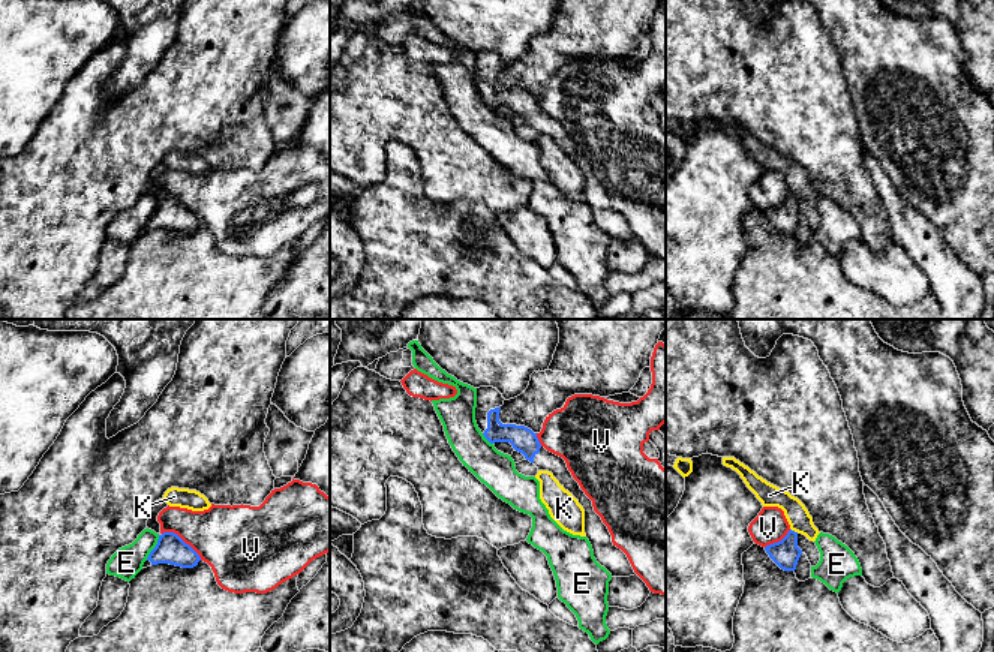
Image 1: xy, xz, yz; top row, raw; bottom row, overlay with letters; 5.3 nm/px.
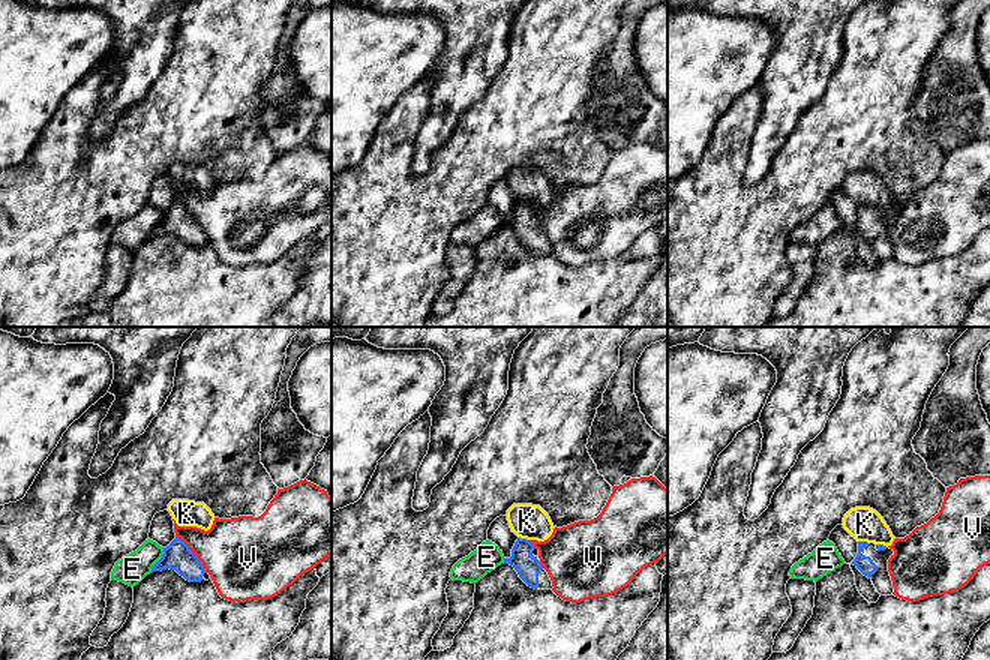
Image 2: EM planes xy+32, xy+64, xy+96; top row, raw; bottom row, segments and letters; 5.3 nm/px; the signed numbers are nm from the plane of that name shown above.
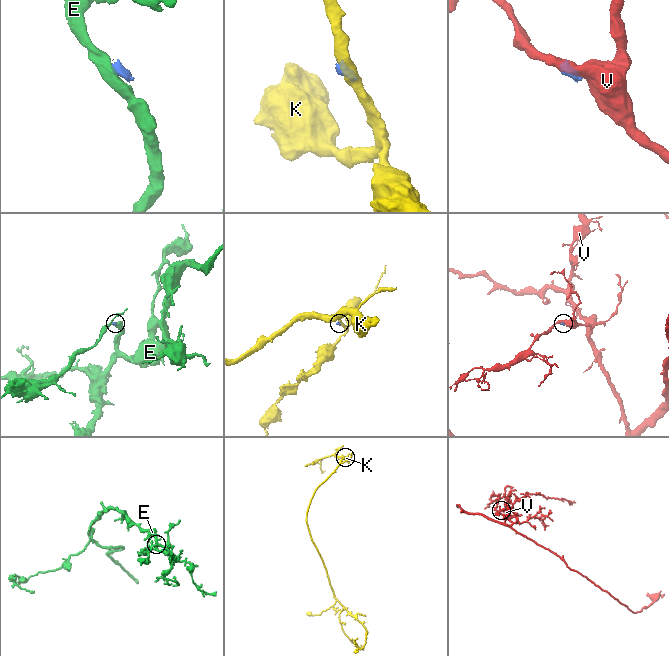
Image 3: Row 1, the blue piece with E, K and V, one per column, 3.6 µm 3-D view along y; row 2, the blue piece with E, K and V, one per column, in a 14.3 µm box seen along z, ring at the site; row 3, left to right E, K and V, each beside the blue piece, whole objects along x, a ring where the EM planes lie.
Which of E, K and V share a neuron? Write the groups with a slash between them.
E / K / V

